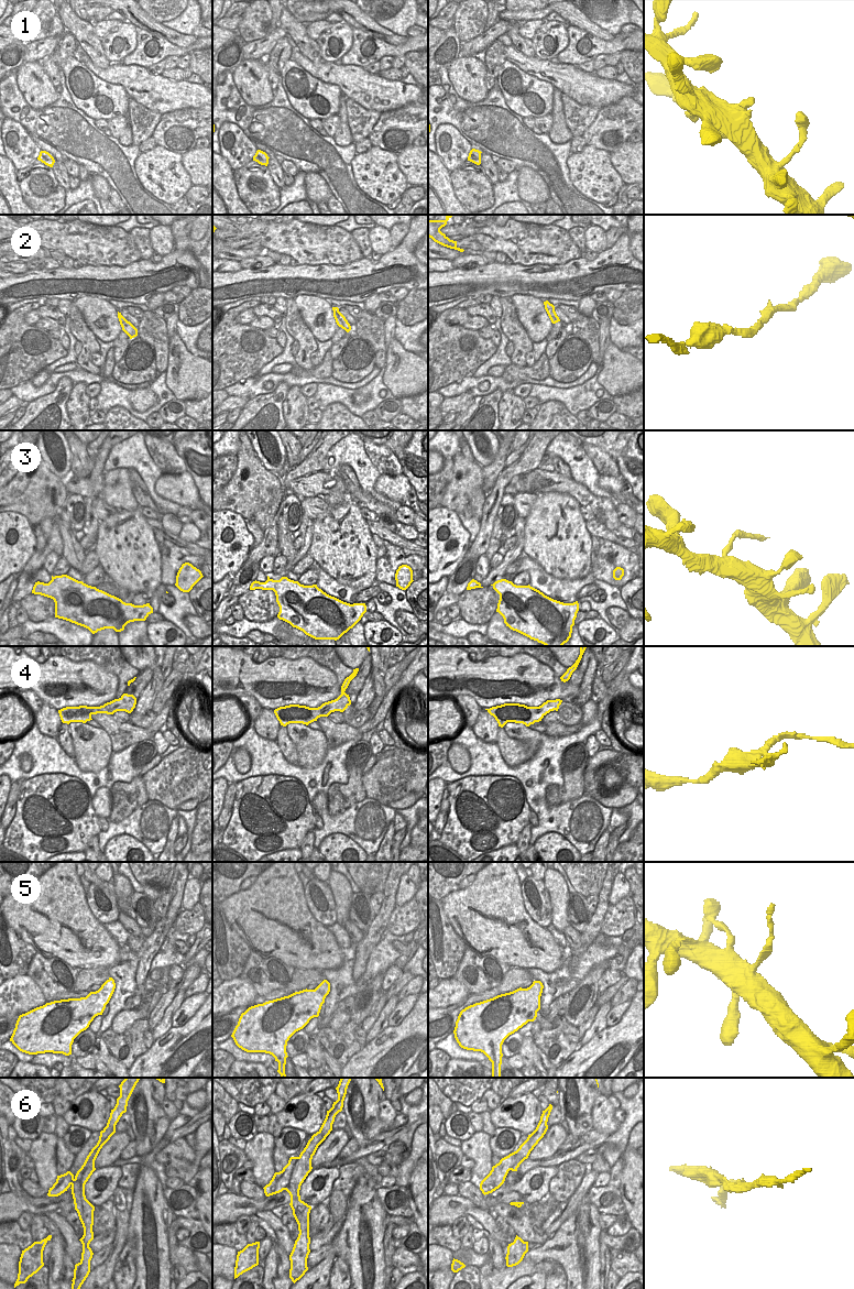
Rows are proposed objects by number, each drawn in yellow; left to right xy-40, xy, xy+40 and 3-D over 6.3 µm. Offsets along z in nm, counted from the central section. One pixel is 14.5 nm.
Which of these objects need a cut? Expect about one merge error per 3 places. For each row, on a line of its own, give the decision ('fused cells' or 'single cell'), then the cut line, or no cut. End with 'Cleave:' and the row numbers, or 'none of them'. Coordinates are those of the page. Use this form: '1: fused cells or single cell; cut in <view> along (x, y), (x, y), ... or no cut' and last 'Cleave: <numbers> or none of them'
1: fused cells; cut in xy+40 along (471, 150), (471, 156), (477, 163)
2: single cell; no cut
3: fused cells; cut in xy along (263, 582), (256, 588)
4: single cell; no cut
5: single cell; no cut
6: fused cells; cut in xy along (309, 1158), (294, 1168), (285, 1189)
Cleave: 1, 3, 6

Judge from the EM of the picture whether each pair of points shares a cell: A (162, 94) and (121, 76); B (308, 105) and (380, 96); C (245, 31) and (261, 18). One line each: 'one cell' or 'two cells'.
A: one cell
B: two cells
C: one cell

